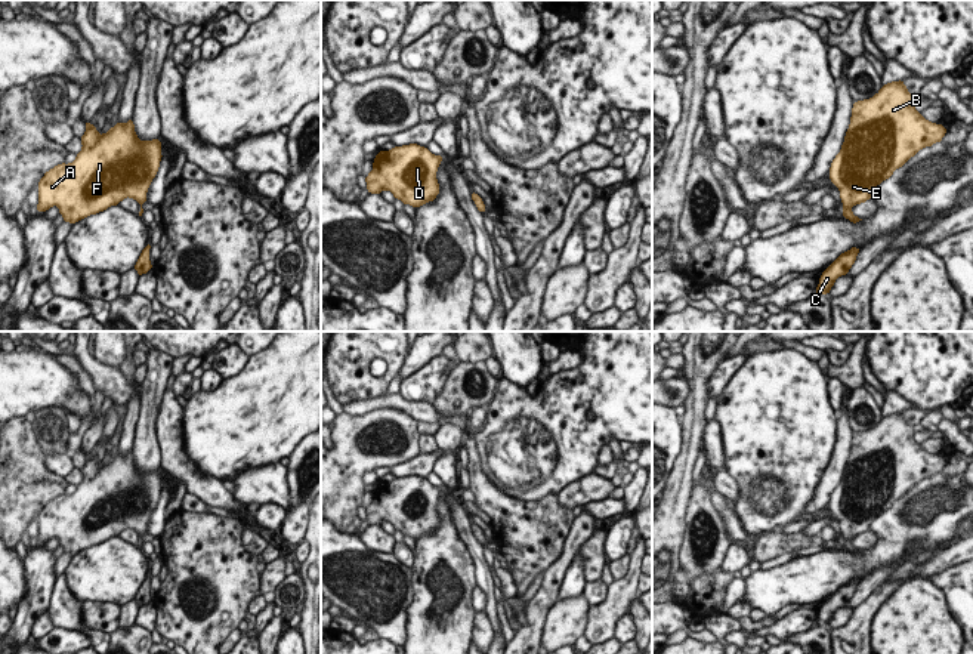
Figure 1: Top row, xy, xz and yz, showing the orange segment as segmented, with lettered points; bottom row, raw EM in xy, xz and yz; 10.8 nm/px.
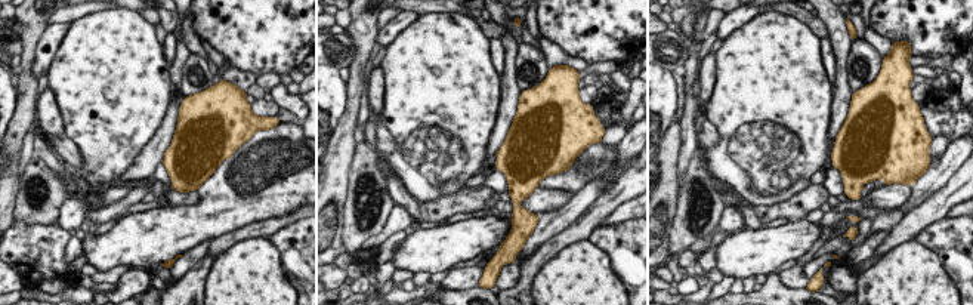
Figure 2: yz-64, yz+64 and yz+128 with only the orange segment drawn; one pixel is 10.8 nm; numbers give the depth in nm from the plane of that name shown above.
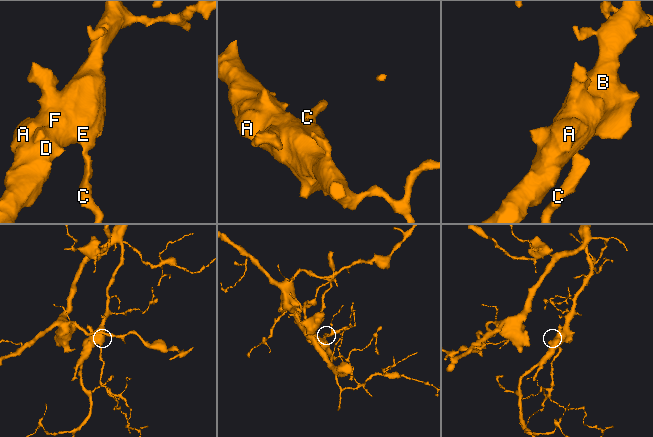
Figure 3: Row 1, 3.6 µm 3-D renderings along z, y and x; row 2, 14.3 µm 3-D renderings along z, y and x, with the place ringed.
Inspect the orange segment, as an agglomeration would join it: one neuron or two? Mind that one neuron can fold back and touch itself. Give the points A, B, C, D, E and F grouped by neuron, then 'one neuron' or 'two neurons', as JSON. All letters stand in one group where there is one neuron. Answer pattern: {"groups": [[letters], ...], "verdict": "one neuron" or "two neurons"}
{"groups": [["A", "B", "C", "D", "E", "F"]], "verdict": "one neuron"}

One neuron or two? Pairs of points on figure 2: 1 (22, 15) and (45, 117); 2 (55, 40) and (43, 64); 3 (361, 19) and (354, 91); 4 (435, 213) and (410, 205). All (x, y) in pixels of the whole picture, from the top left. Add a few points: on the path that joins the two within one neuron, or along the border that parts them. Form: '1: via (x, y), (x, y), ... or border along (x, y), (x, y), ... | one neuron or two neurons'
1: border along (39, 95), (36, 114) | two neurons
2: via (51, 46), (45, 58) | one neuron
3: via (363, 37), (363, 55), (357, 73) | one neuron
4: border along (419, 205), (420, 213), (426, 221) | two neurons

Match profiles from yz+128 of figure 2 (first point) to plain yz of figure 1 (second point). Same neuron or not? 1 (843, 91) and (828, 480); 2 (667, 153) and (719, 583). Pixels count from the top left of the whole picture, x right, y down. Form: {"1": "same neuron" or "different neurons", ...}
{"1": "same neuron", "2": "different neurons"}

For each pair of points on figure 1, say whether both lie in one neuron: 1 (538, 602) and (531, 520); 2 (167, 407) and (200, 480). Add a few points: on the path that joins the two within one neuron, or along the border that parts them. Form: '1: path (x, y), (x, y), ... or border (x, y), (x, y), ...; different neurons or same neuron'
1: border (564, 542), (561, 555), (544, 571); different neurons
2: path (169, 426), (172, 452), (181, 463); same neuron

